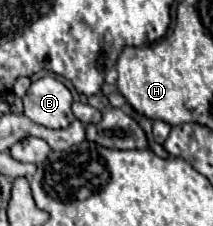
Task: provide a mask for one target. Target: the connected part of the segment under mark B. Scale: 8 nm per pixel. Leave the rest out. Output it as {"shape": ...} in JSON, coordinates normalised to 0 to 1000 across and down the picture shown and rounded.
{"shape":[[[244,341],[160,358],[113,420],[113,509],[178,553],[235,571],[300,571],[347,535],[338,509],[338,412],[319,385]]]}

